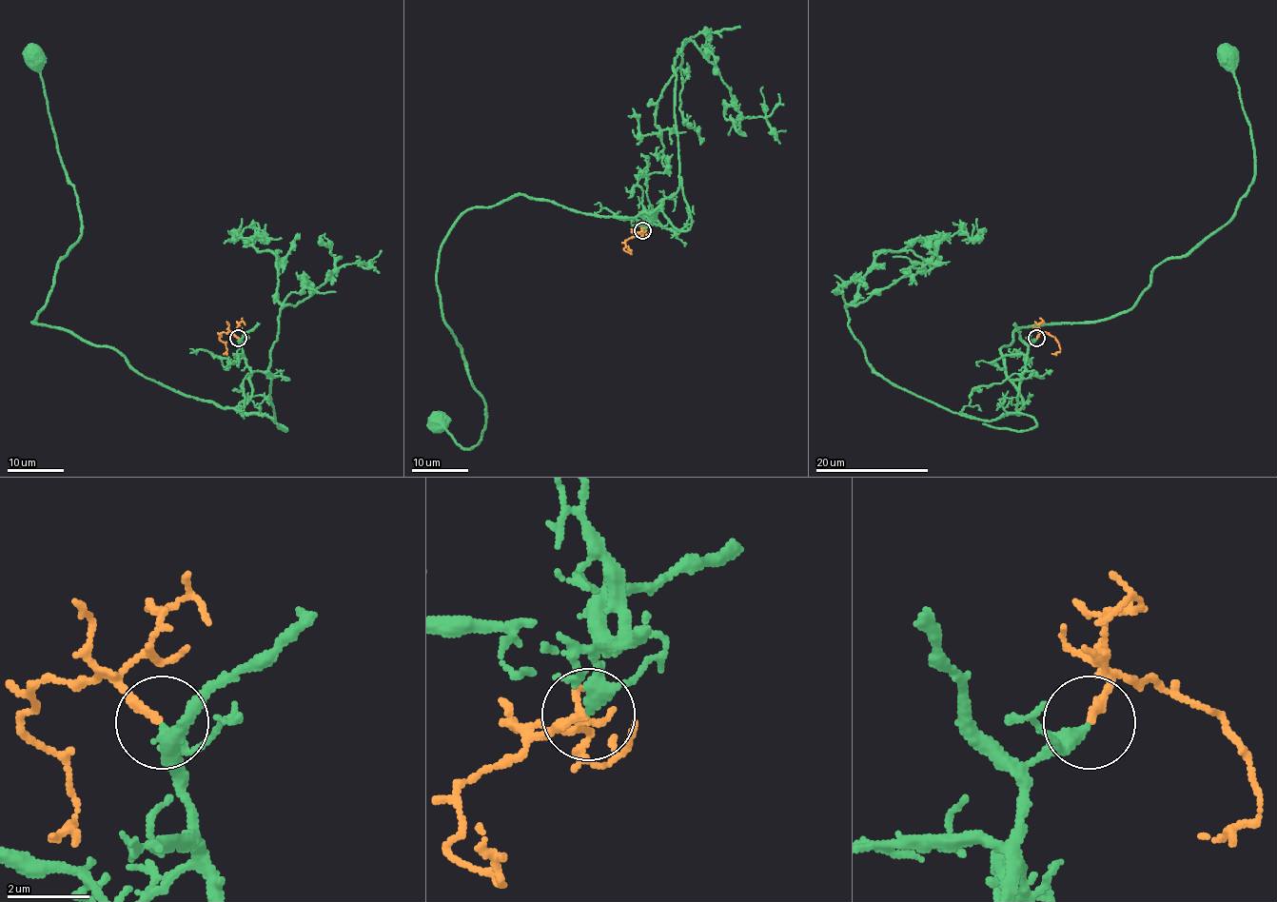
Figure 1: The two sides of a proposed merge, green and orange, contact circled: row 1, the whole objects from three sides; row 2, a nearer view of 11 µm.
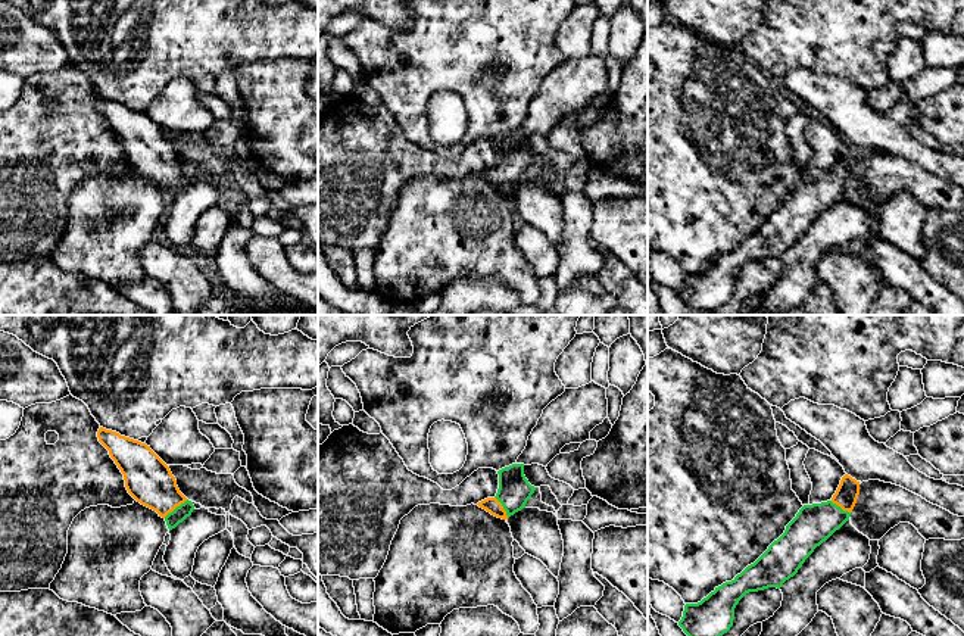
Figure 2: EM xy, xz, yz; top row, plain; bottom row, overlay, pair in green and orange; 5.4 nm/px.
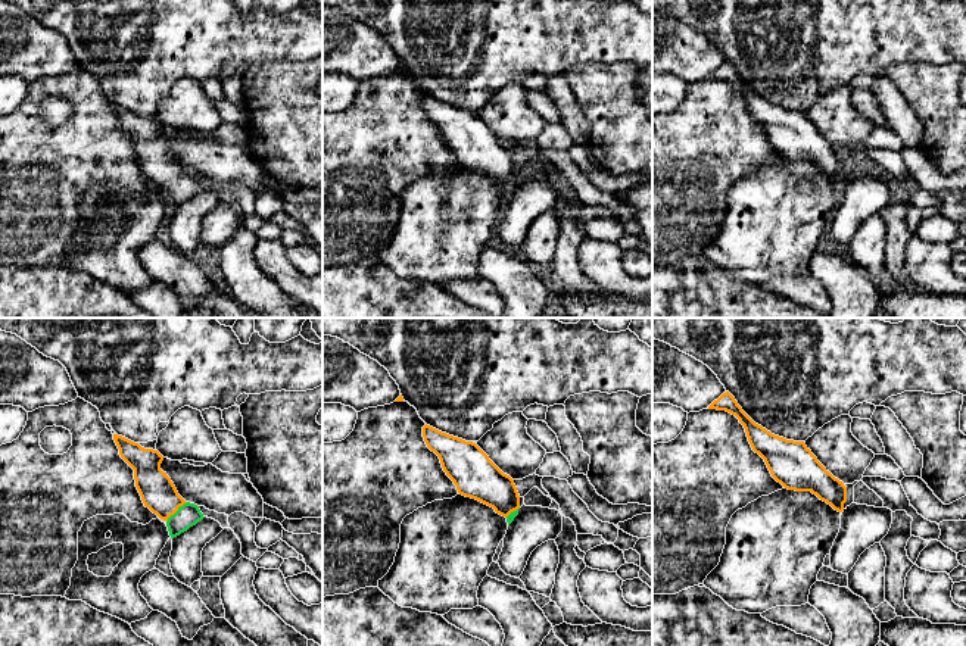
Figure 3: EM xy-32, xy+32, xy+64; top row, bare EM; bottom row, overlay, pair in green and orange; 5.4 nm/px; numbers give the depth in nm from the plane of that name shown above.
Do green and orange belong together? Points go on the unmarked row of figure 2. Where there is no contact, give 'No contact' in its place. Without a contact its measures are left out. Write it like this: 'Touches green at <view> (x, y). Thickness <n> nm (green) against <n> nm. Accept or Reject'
Touches green at xy (177, 177). Thickness 80 nm (green) against 260 nm. Accept

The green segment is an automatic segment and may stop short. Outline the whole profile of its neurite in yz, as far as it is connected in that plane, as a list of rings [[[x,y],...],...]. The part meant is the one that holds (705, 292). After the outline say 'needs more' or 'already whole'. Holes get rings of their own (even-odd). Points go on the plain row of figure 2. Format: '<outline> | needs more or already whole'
[[[845,144],[827,172],[804,175],[784,203],[731,252],[715,258],[698,274],[686,274],[678,296],[696,312],[715,312],[733,296],[734,278],[749,262],[780,259],[793,247],[817,216],[851,187],[860,152]]] | needs more

